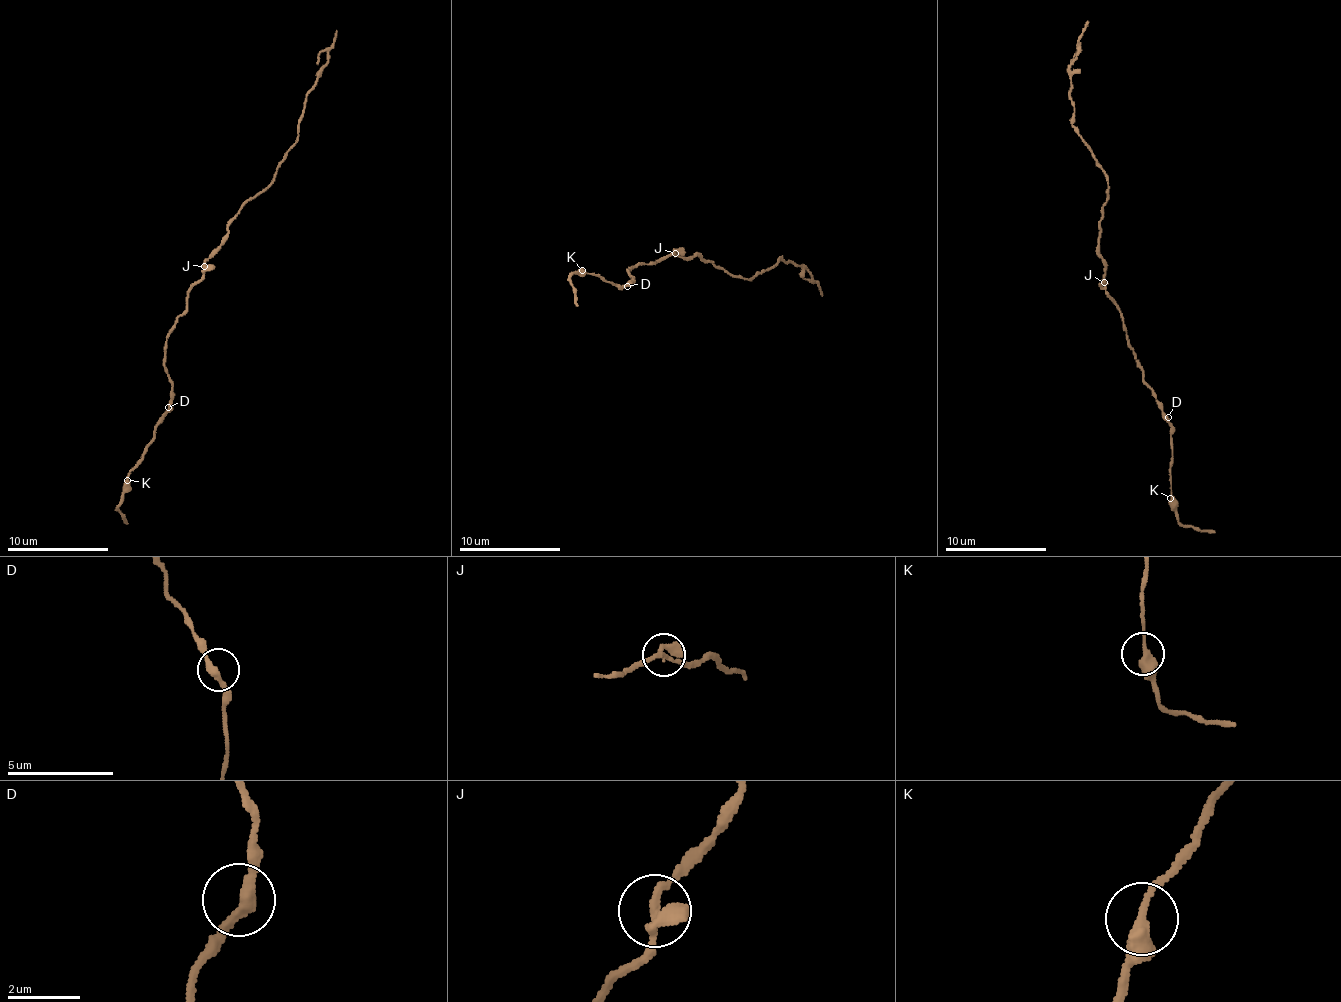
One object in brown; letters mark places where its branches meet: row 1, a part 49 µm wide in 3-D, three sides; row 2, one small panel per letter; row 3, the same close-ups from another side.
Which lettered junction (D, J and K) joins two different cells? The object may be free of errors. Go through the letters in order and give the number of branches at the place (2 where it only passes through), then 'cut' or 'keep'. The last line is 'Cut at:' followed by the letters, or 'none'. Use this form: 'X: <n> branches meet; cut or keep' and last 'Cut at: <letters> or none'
D: 2 branches meet; keep
J: 2 branches meet; keep
K: 2 branches meet; keep
Cut at: none

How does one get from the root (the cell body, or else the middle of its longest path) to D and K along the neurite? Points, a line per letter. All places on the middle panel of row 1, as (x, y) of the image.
D: (675, 252), (656, 264), (639, 261), (627, 269), (634, 276), (627, 286)
K: (675, 252), (656, 264), (639, 261), (630, 266), (626, 271), (633, 275), (632, 280), (621, 286), (582, 270)

